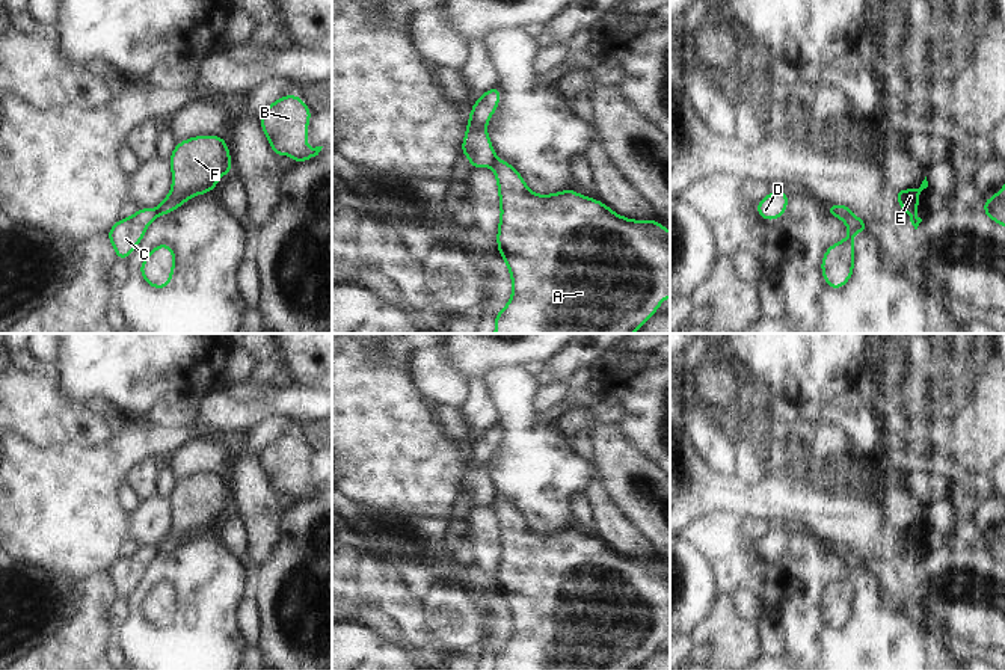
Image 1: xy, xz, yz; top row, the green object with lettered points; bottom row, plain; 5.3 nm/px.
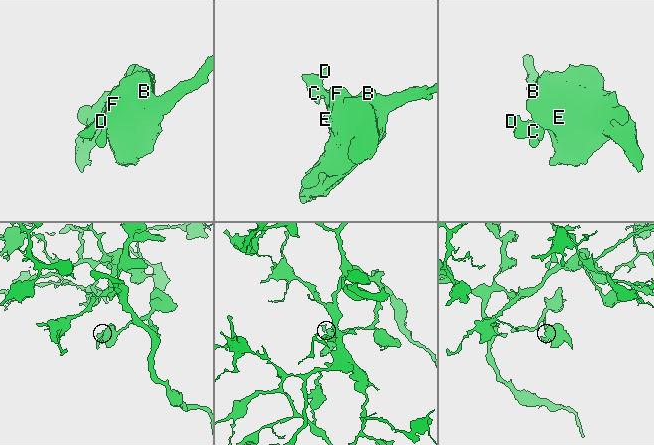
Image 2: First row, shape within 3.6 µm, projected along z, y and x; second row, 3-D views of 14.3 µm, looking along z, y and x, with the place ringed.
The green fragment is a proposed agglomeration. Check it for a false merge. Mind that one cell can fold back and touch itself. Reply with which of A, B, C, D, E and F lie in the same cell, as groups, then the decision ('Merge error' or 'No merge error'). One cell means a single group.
Groups: A B E F / C D. Merge error.

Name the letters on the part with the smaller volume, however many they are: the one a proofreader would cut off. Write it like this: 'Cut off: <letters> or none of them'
Cut off: C, D

